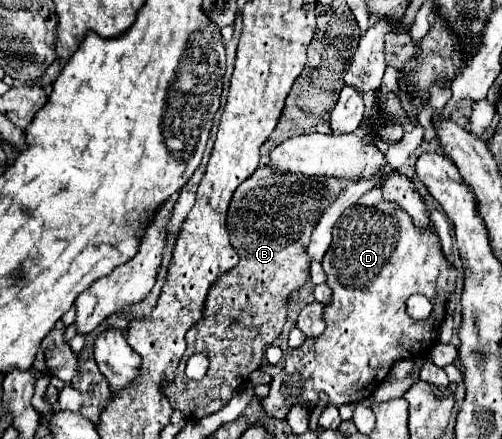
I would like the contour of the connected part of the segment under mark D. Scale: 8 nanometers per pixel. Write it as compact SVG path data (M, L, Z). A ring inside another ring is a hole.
M371 189L361 195L359 201L339 217L339 223L335 223L333 227L331 247L323 257L323 269L327 275L327 285L333 289L333 301L325 307L323 313L327 329L321 337L305 339L301 347L287 349L281 373L273 377L269 395L261 399L263 409L275 419L285 419L289 409L299 403L307 405L313 411L319 403L321 393L327 395L325 407L341 407L347 403L363 401L379 383L385 381L397 361L415 361L425 357L437 341L439 325L445 317L447 295L455 291L455 281L459 275L457 269L453 269L443 257L435 231L417 229L407 213L397 209L393 203L383 201L379 189ZM415 293L425 295L433 305L433 313L427 321L411 321L407 315L405 301Z

